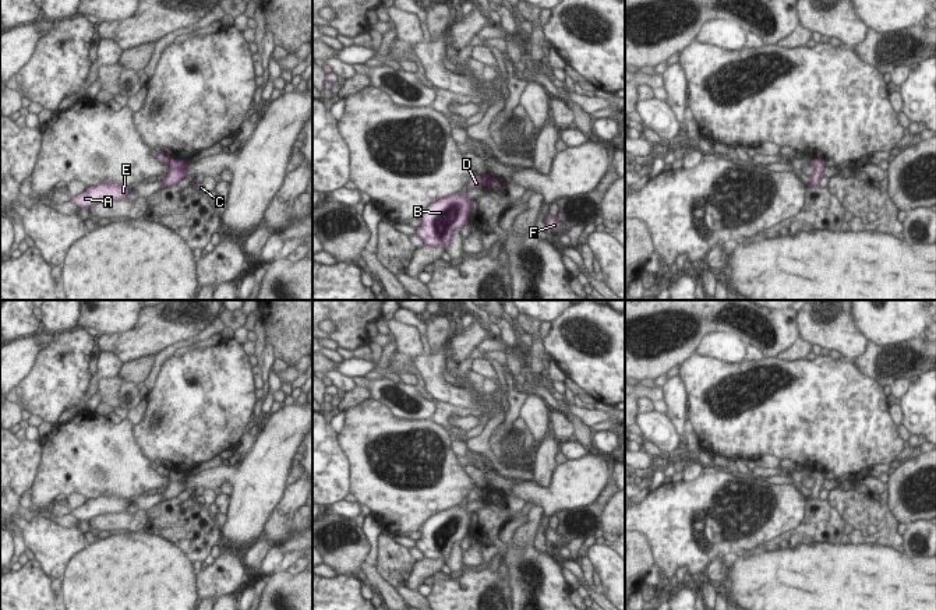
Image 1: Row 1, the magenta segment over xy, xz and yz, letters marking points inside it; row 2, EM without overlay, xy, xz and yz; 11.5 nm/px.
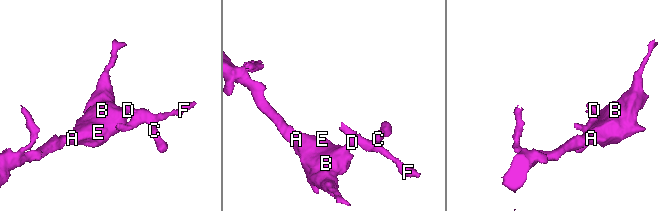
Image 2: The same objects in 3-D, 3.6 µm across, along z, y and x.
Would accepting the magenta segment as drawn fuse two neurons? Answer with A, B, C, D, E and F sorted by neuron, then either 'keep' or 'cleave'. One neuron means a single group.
A B D E / C F; cleave

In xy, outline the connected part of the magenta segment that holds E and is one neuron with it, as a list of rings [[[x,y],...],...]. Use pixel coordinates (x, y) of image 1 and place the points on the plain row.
[[[102,496],[96,500],[88,500],[81,508],[73,511],[78,519],[89,522],[93,518],[106,514],[123,514],[131,507],[131,500],[121,496]]]

